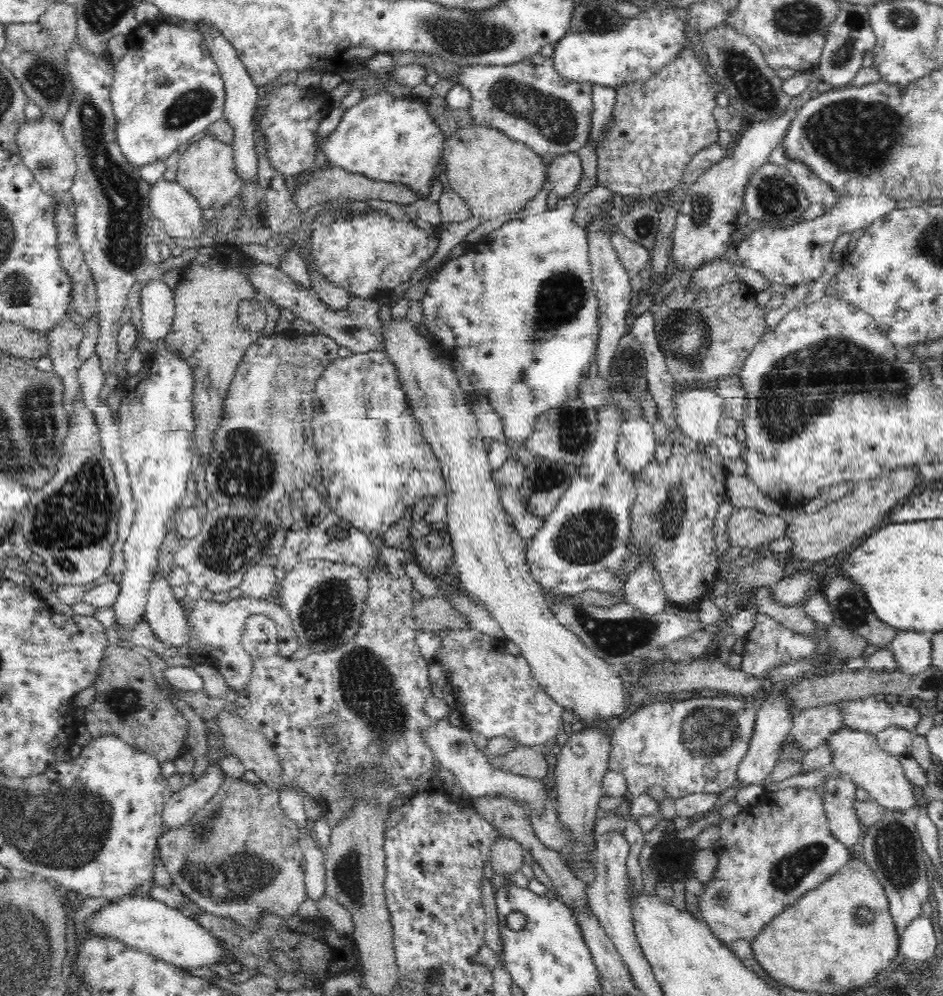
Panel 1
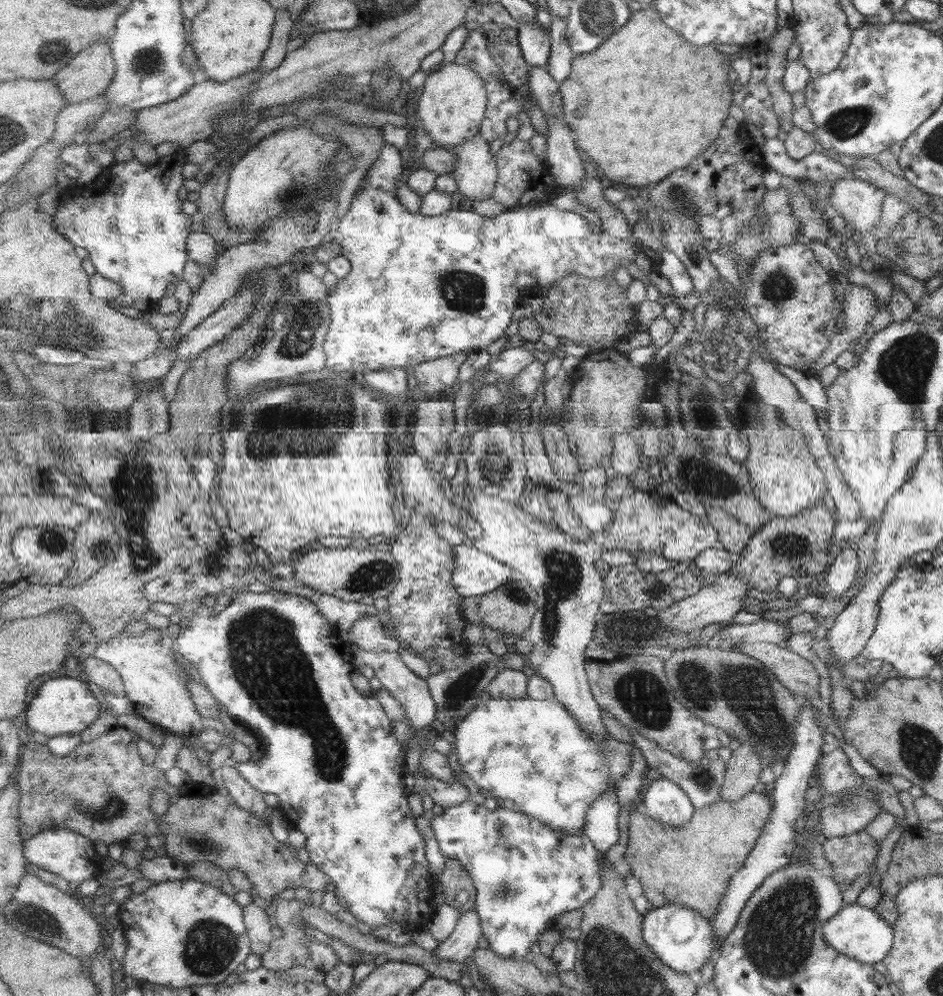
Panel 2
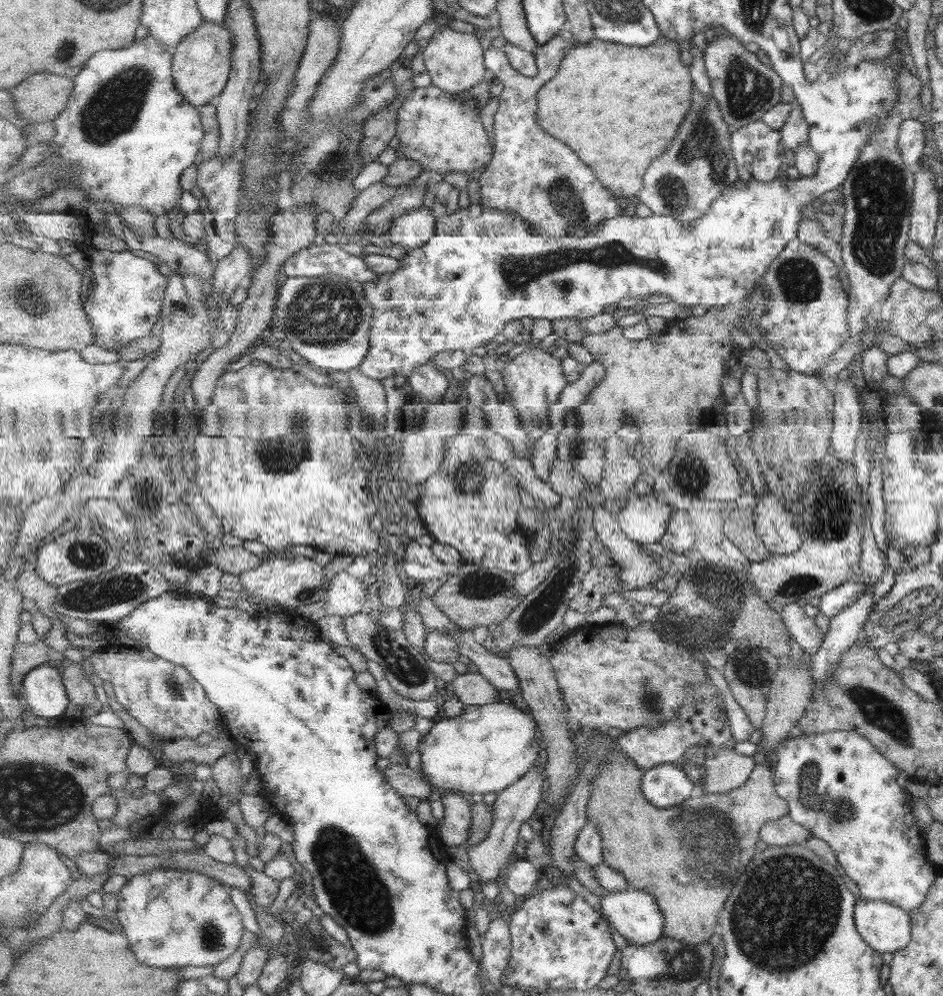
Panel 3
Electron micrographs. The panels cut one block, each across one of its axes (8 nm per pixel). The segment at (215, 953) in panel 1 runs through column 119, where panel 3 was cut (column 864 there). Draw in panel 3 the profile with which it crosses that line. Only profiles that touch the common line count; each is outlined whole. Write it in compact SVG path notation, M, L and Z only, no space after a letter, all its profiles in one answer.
M857 899L853 908L855 930L875 952L894 953L910 939L909 916L897 906L879 900Z

